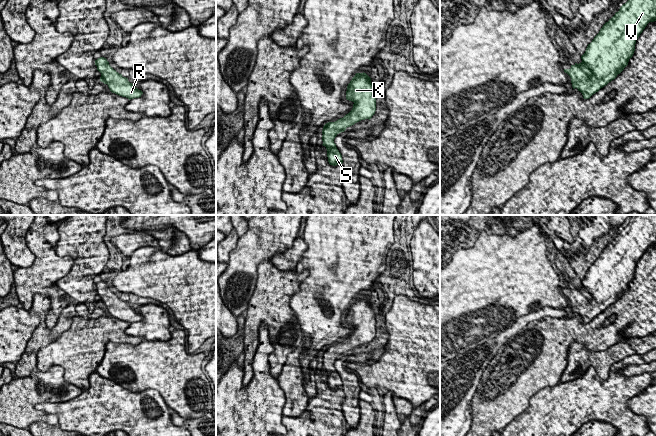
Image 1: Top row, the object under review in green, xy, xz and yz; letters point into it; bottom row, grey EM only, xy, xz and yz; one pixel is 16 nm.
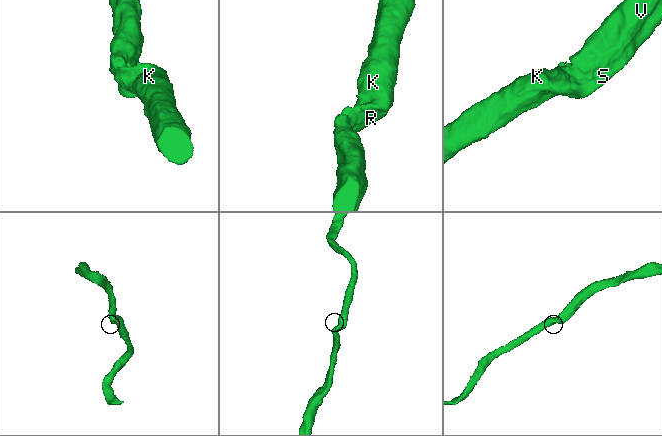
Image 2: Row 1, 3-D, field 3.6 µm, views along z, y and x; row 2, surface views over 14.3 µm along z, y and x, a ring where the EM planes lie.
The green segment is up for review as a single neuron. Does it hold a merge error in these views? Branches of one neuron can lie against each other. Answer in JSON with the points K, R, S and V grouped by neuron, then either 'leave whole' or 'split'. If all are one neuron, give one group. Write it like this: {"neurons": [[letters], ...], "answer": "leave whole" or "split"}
{"neurons": [["K", "R", "S", "V"]], "answer": "leave whole"}

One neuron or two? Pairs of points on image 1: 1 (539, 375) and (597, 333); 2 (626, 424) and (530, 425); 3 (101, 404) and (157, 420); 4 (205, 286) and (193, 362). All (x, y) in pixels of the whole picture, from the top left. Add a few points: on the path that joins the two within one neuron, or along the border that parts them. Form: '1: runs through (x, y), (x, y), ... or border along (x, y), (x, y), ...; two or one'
1: runs through (547, 358), (572, 333), (580, 333); one
2: runs through (602, 411), (559, 411), (554, 416); one
3: runs through (115, 408), (143, 415); one
4: border along (186, 351), (190, 354); two

